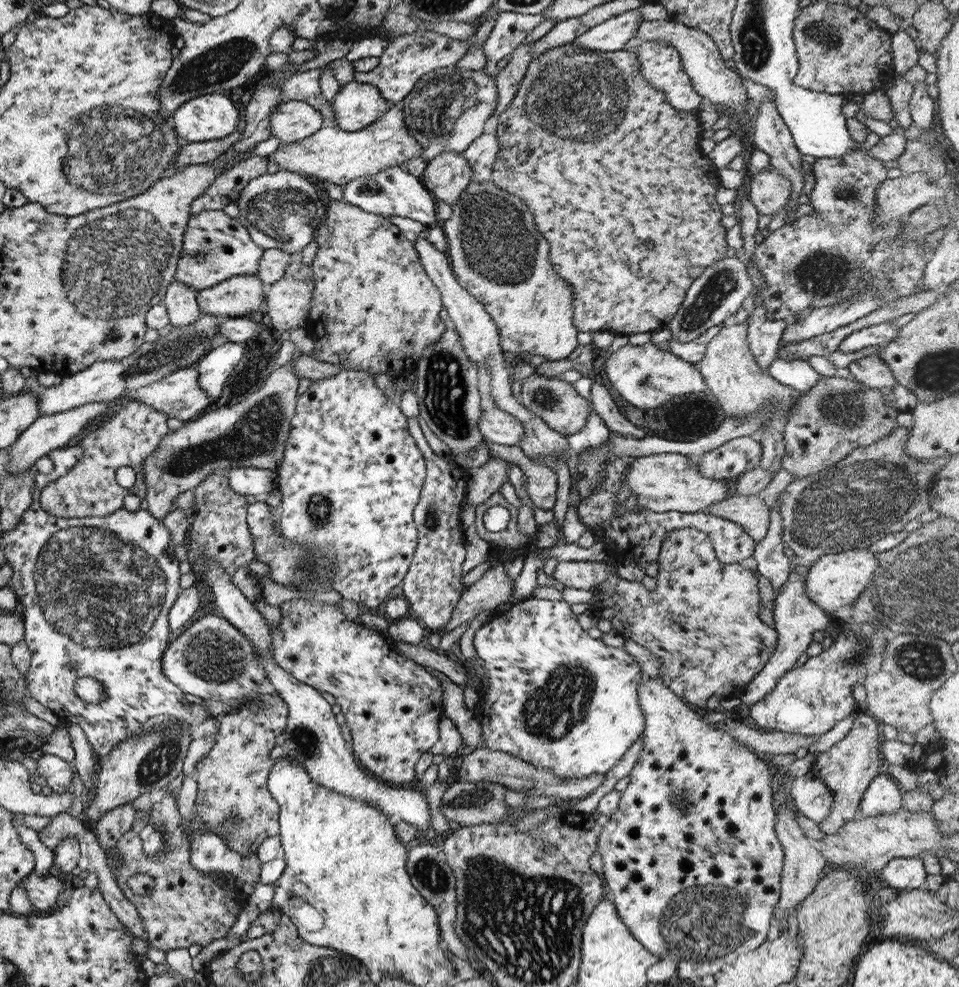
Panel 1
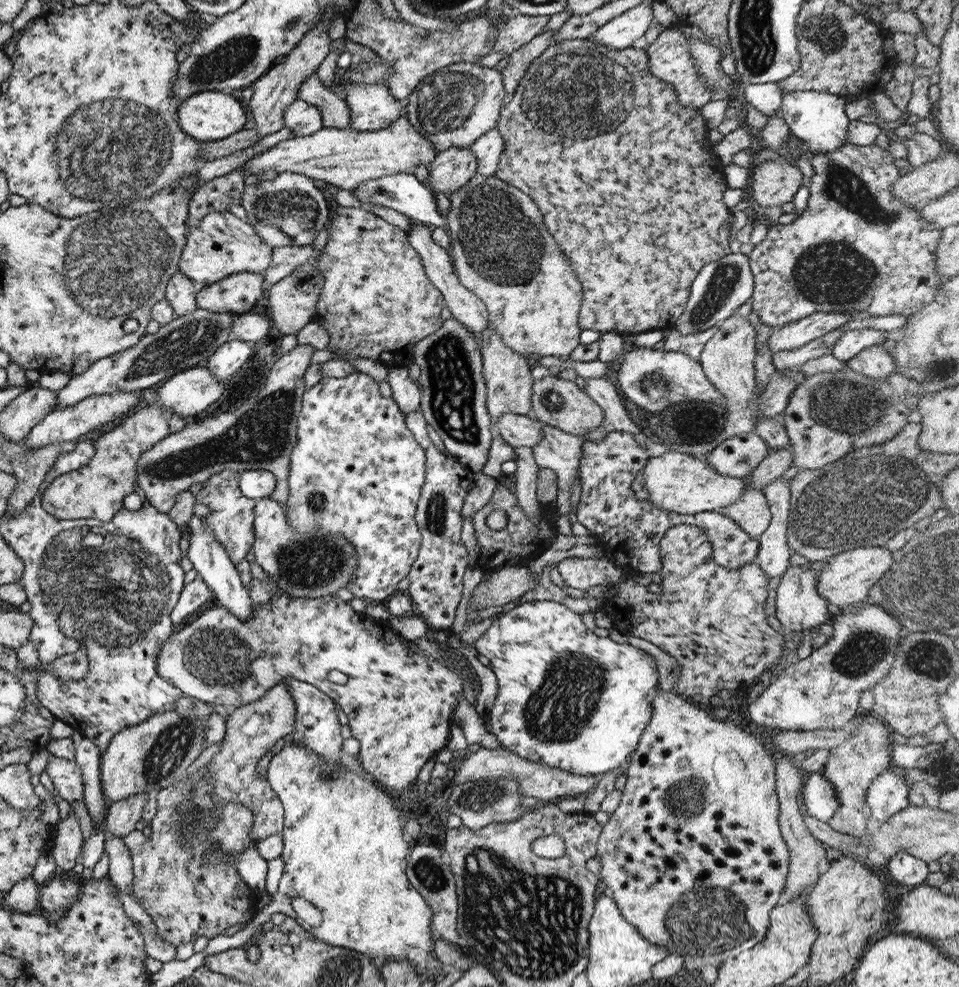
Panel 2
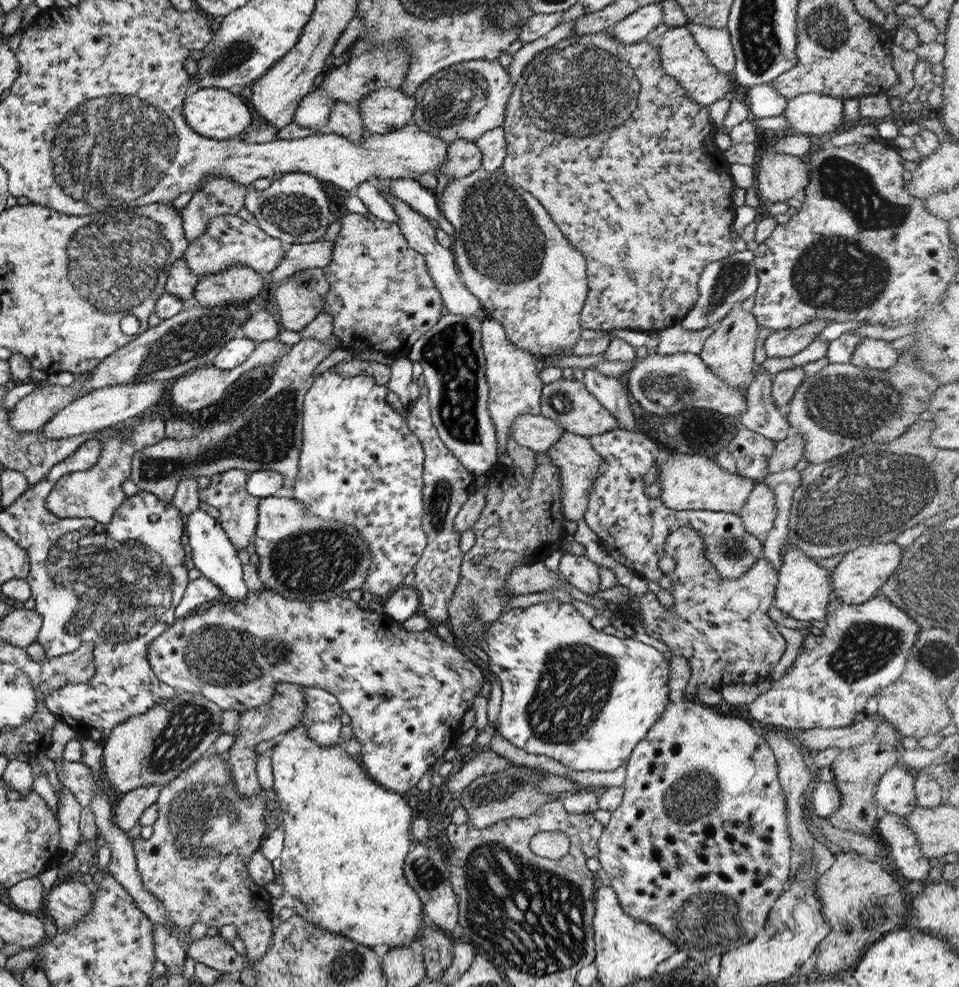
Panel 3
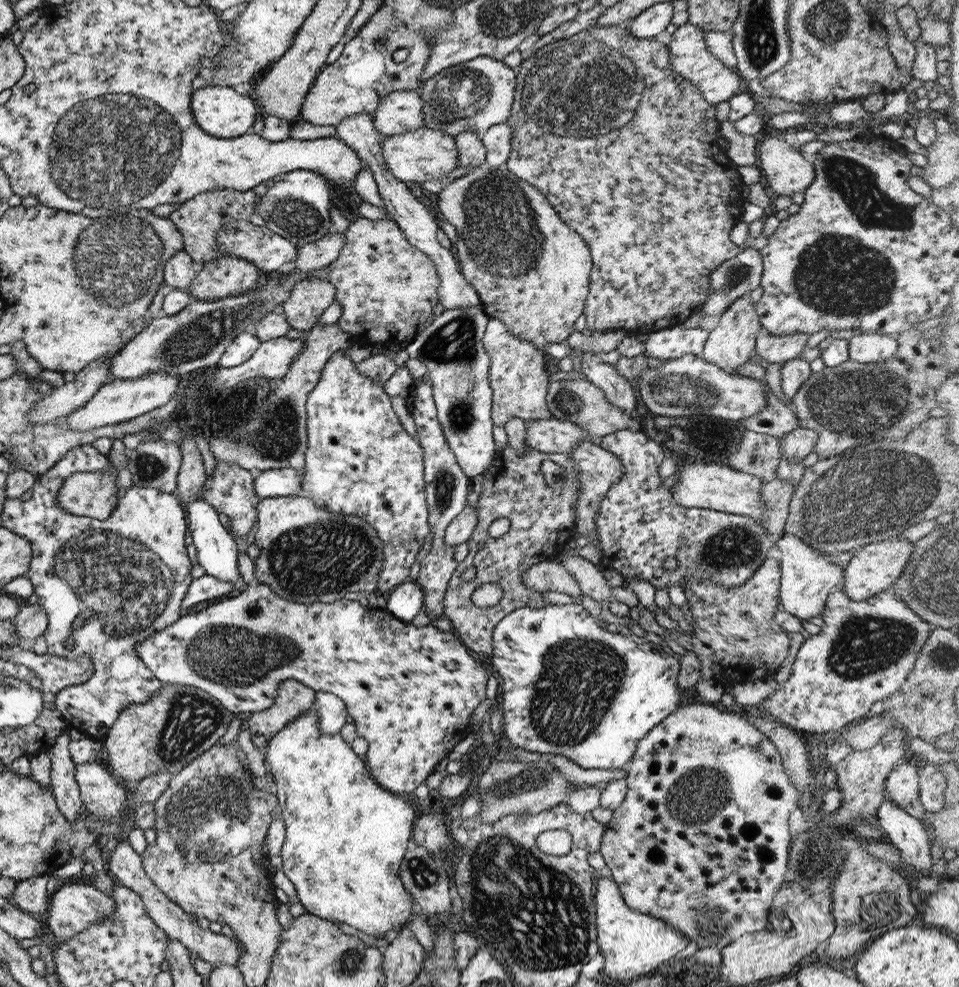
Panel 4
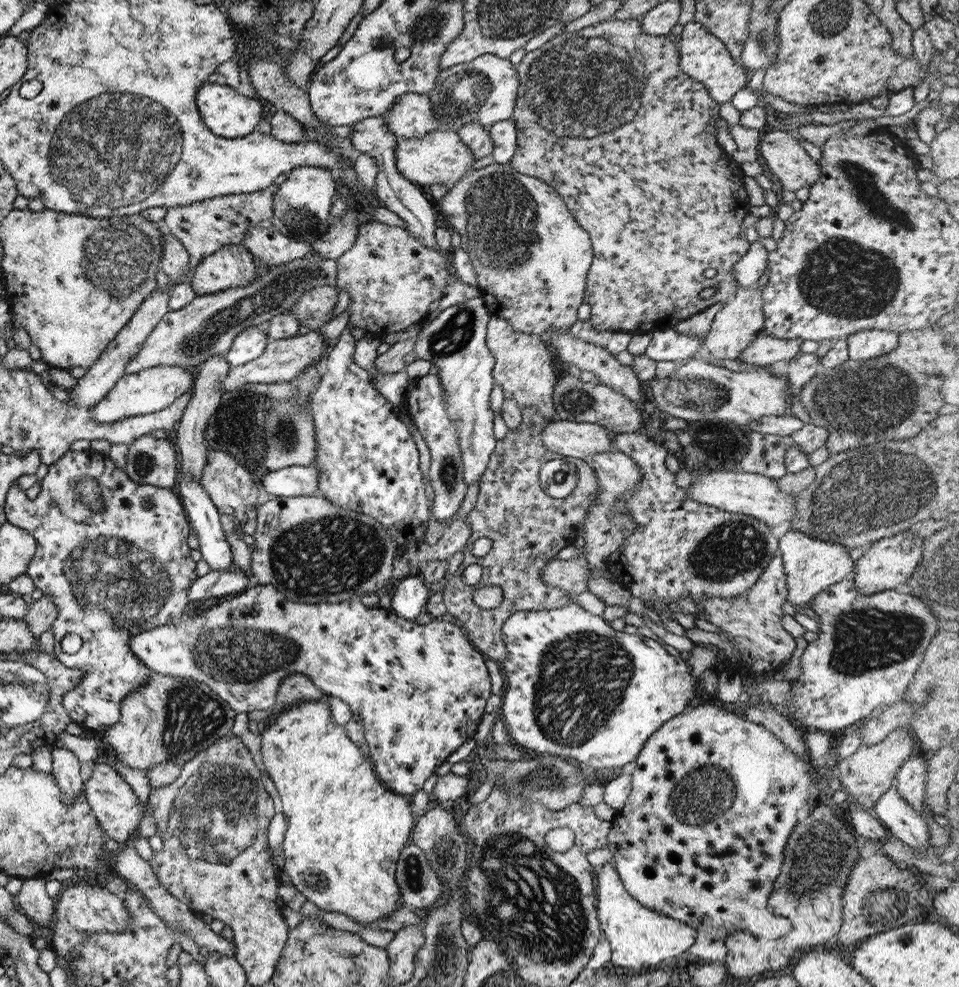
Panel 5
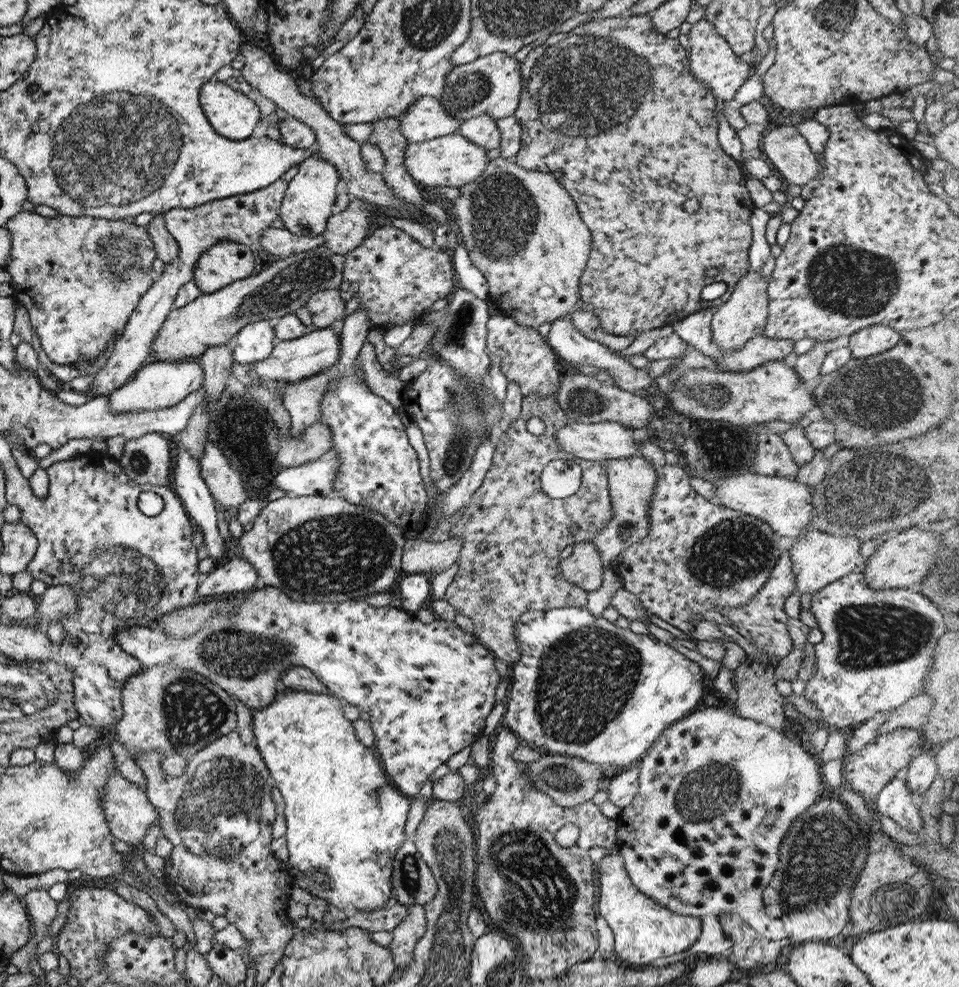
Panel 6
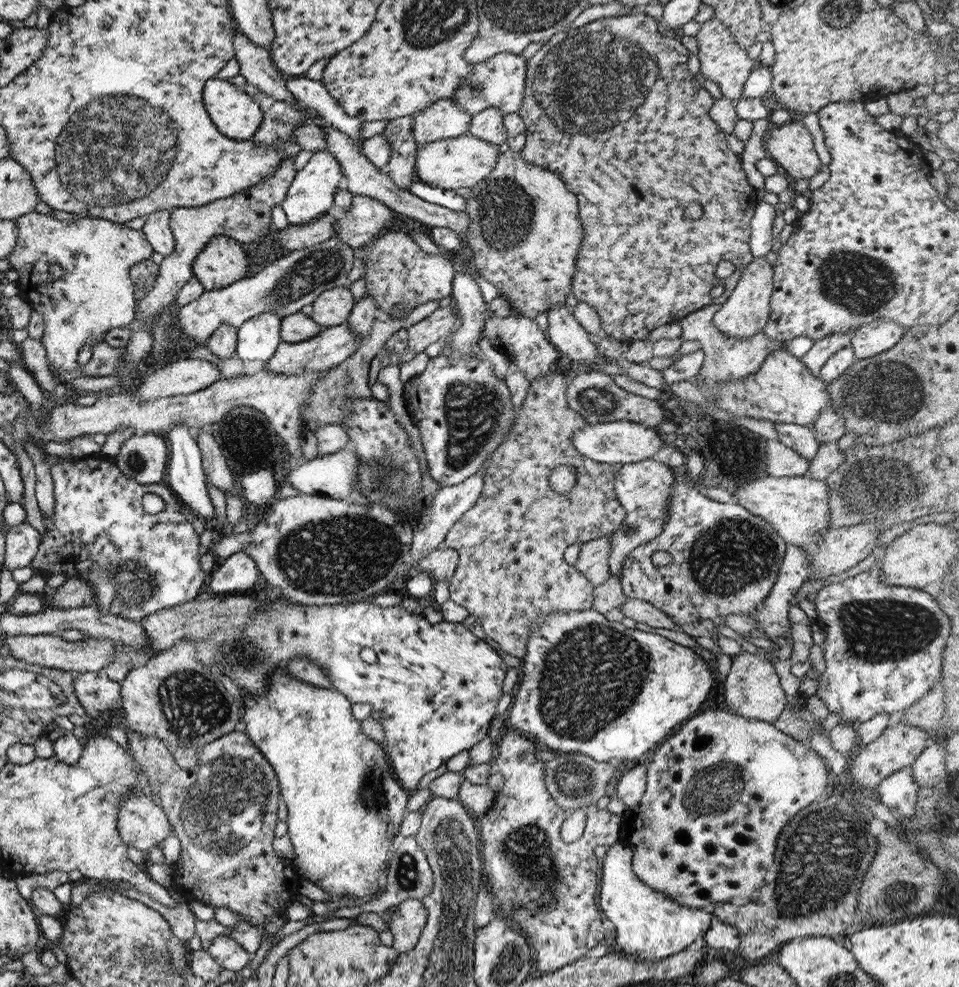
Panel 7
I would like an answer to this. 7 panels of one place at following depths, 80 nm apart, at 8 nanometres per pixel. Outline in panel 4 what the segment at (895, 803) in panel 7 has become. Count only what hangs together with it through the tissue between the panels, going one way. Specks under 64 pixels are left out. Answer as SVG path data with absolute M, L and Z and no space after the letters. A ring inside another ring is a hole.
M883 800L875 813L882 840L899 850L904 866L911 866L913 872L921 872L933 865L930 842L919 819L889 800Z

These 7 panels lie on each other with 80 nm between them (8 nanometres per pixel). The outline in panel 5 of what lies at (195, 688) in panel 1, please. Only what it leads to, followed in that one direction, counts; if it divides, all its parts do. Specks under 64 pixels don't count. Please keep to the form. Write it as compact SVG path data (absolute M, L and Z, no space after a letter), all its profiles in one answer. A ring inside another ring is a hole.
M257 585L255 588L245 589L236 597L217 603L206 609L201 615L185 617L183 621L172 624L153 627L145 632L138 632L129 638L129 651L139 659L147 669L153 673L162 675L193 679L207 685L217 696L221 697L236 713L251 712L251 710L267 710L272 708L276 701L276 692L281 679L291 673L299 673L307 677L317 688L320 688L325 695L337 697L348 704L352 714L361 716L361 724L365 734L365 742L368 746L369 760L373 766L378 779L386 785L387 790L411 797L418 791L422 791L423 783L435 768L454 750L457 750L463 742L472 738L479 719L484 714L487 699L491 695L491 682L487 675L487 668L483 663L483 656L466 640L464 632L459 626L451 622L433 619L427 624L418 625L414 621L405 620L395 614L390 608L367 607L358 599L349 599L338 603L315 603L303 604L291 602L283 594L277 592L270 585Z

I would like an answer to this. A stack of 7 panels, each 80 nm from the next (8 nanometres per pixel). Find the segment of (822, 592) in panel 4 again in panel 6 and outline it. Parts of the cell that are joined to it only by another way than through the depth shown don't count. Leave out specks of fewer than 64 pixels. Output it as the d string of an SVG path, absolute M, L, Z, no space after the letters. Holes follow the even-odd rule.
M813 529L797 537L794 546L787 550L789 562L793 565L797 595L815 593L823 586L852 573L861 559L859 556L861 544L862 542L855 536L835 536Z

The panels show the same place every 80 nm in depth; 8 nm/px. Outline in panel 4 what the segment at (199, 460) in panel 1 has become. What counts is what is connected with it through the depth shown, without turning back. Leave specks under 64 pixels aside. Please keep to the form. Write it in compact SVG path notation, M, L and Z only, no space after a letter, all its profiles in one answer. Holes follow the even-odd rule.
M337 323L315 325L304 334L306 343L303 350L292 360L285 376L278 380L277 390L263 400L255 416L249 418L245 430L239 430L243 440L235 442L225 437L211 437L208 448L215 462L235 463L246 471L250 468L265 471L290 468L301 471L304 467L307 448L305 401L311 389L319 380L321 369L331 354L347 349L350 336ZM257 418L257 420L255 420ZM141 441L135 448L126 449L127 470L131 474L133 486L139 488L152 488L164 493L175 493L176 476L181 464L182 454L178 444L173 441Z

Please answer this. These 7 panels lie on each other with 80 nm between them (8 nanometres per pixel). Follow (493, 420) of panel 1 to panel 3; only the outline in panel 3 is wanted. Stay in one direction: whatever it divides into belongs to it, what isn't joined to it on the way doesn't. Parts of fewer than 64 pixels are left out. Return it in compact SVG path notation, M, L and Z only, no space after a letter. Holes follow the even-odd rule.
M541 415L516 416L508 426L515 442L535 453L546 452L560 439L562 428Z

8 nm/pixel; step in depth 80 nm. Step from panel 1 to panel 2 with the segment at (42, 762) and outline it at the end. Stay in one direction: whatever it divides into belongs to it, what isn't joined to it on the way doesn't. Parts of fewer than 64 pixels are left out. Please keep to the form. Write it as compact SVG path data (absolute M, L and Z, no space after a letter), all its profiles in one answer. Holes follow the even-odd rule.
M50 755L44 771L48 774L59 798L68 802L82 800L82 776L80 775L80 768L75 762Z

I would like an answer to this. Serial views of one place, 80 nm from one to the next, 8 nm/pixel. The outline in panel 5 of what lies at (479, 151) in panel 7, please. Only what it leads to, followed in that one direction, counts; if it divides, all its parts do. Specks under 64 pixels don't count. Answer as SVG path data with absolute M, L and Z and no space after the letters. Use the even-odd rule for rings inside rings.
M432 130L419 138L397 138L395 149L395 168L397 172L419 185L451 185L469 174L476 160L472 152L463 145L456 131Z

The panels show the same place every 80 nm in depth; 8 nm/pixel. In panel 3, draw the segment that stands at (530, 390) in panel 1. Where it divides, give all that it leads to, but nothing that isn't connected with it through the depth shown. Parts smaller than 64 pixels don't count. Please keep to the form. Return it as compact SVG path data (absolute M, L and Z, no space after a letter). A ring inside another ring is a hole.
M558 379L541 387L539 397L540 414L551 419L564 432L578 434L584 437L603 434L617 428L617 419L599 404L599 401L586 389L583 381L575 379Z

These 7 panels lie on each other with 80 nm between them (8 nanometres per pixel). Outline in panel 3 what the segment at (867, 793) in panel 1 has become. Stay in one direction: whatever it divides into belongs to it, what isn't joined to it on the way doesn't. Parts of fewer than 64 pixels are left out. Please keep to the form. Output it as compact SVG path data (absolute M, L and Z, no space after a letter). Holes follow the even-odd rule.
M901 764L893 765L881 775L873 792L878 816L883 813L906 816L916 807L914 775L913 771Z

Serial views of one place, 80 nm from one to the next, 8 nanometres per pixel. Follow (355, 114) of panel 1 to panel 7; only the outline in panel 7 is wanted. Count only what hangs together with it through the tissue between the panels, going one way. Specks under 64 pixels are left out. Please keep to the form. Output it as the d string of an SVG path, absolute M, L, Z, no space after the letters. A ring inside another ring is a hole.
M442 99L415 114L411 134L418 145L455 138L467 134L471 117L451 100Z

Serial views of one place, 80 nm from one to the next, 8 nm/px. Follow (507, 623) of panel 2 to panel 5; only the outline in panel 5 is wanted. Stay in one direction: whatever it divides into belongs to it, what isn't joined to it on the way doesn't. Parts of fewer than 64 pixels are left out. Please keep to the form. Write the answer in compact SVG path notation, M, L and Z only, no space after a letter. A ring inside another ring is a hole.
M572 602L567 606L549 610L520 610L505 620L500 633L503 646L507 650L507 657L497 662L504 679L500 694L502 703L498 716L502 719L512 742L538 754L555 755L564 760L573 761L583 766L587 771L595 771L597 768L613 768L617 772L623 764L631 762L639 754L643 743L664 722L690 708L689 702L695 696L695 682L698 680L690 675L690 668L681 656L671 656L659 641L642 637L638 633L627 634L623 631L613 630L601 616L589 614L577 603Z

